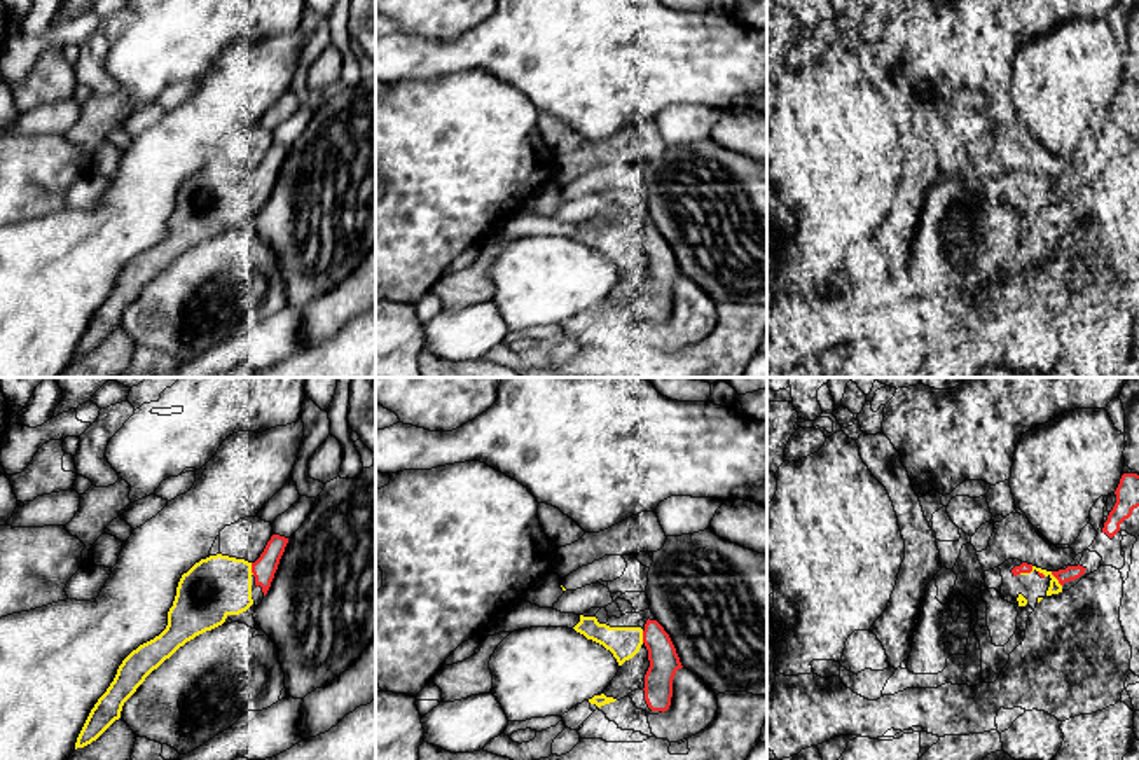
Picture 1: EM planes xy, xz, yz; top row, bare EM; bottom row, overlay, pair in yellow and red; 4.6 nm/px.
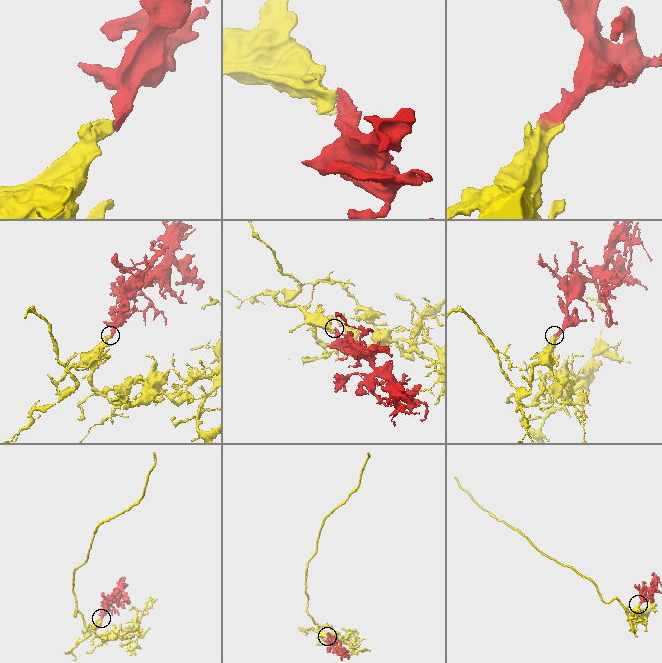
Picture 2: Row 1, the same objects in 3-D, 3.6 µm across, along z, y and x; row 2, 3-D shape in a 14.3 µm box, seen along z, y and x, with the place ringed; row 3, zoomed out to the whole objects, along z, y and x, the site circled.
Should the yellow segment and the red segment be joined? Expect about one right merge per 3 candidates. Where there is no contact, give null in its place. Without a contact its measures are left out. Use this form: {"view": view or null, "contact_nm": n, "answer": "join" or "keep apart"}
{"view": "yz", "contact_nm": 90, "answer": "join"}

